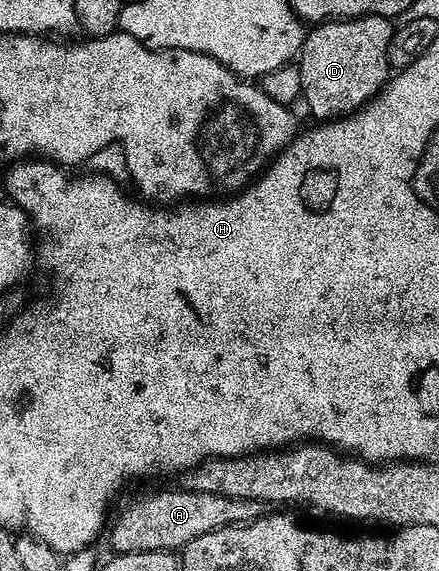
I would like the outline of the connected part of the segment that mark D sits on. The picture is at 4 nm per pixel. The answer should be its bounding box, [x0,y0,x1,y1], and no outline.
[297,17,393,120]

